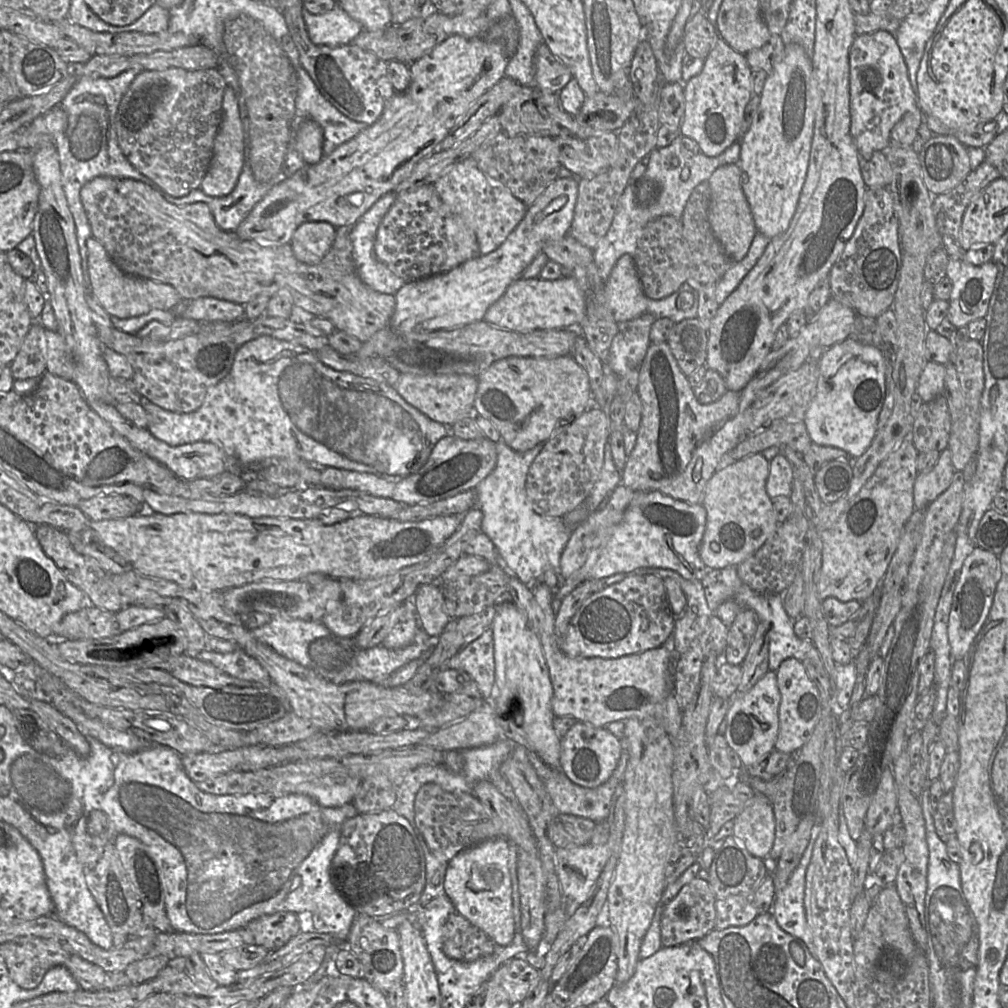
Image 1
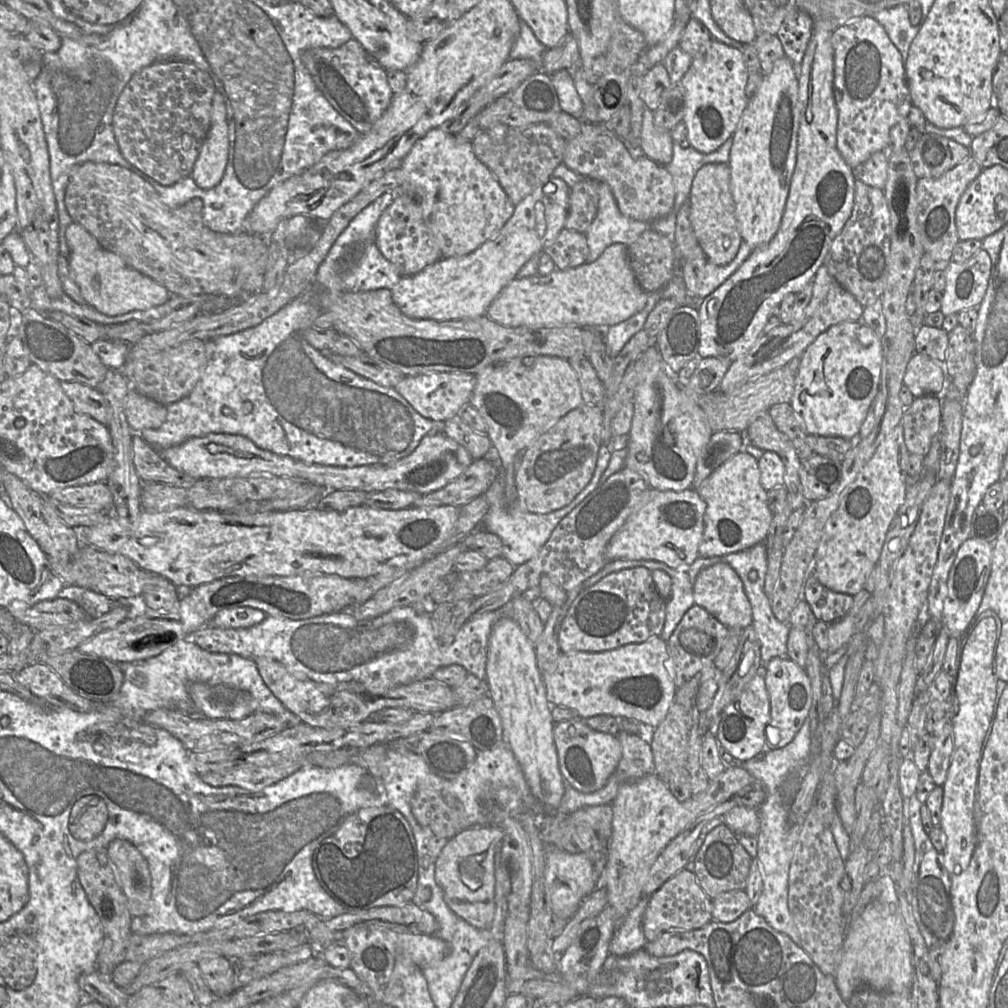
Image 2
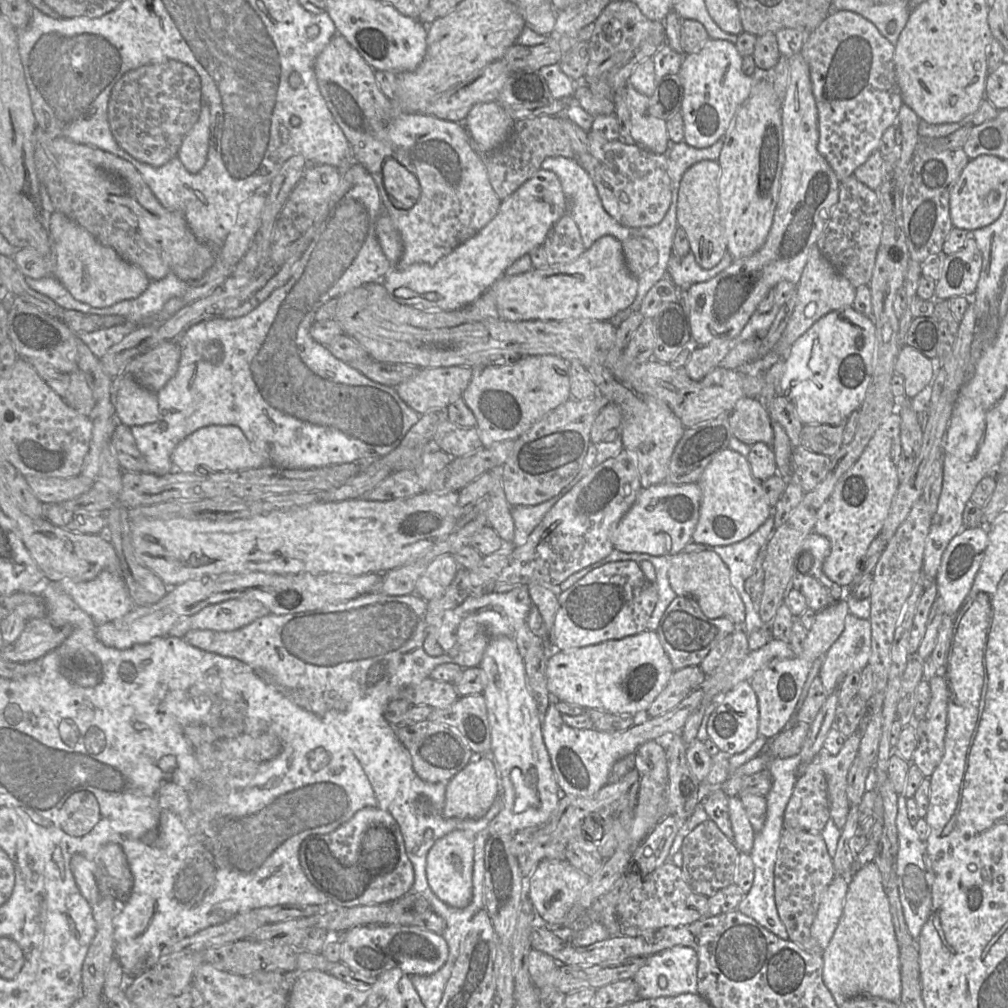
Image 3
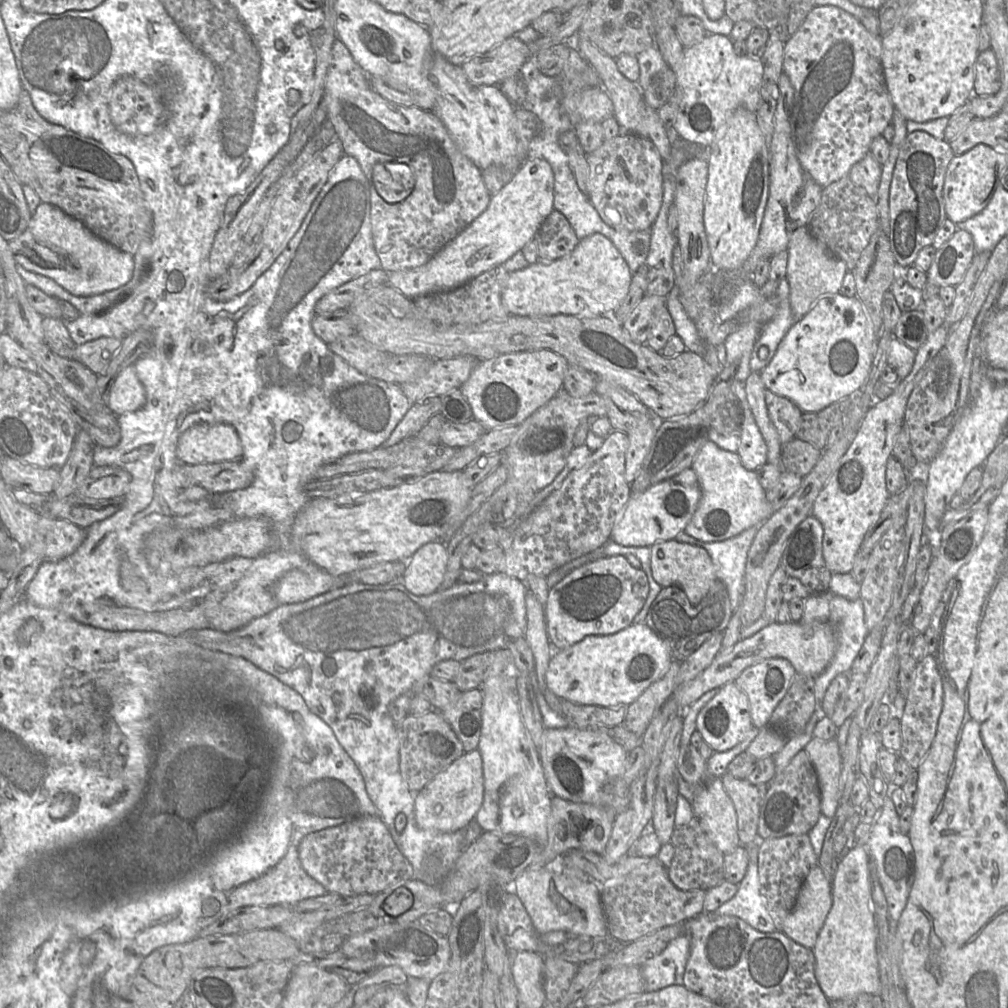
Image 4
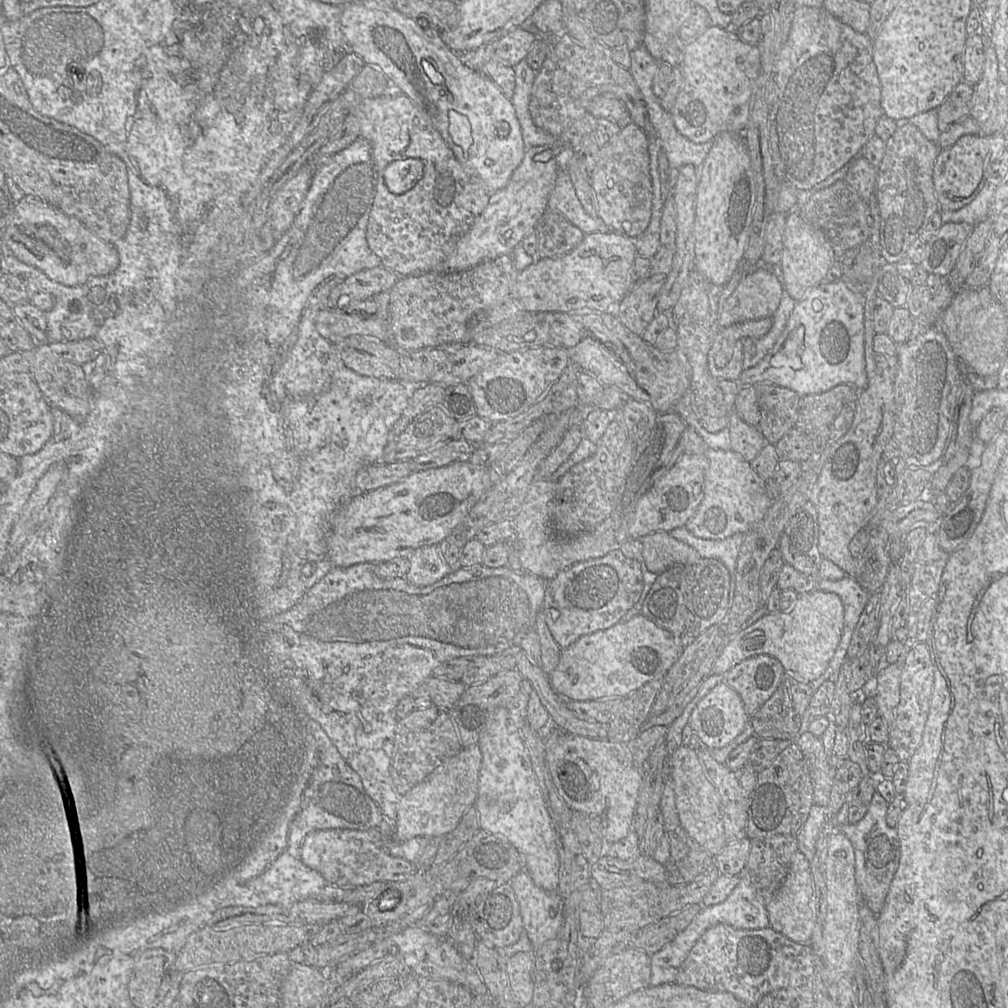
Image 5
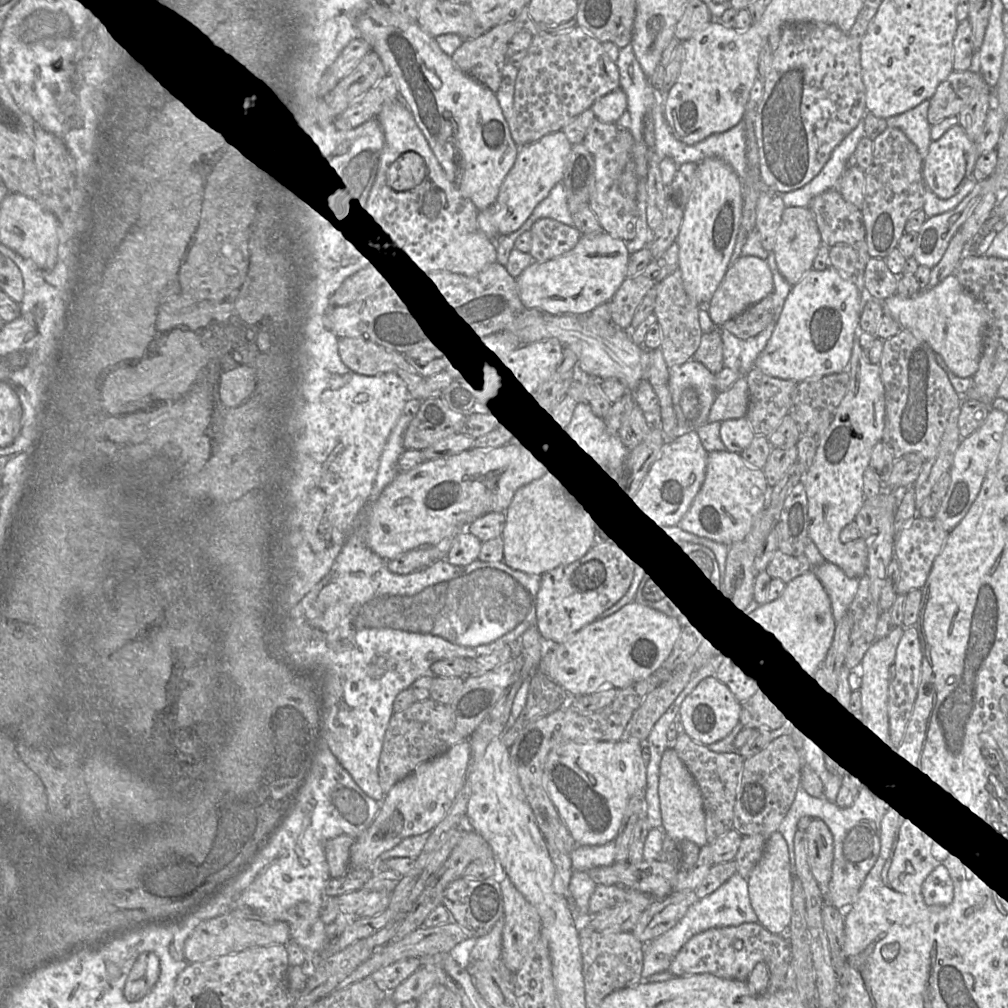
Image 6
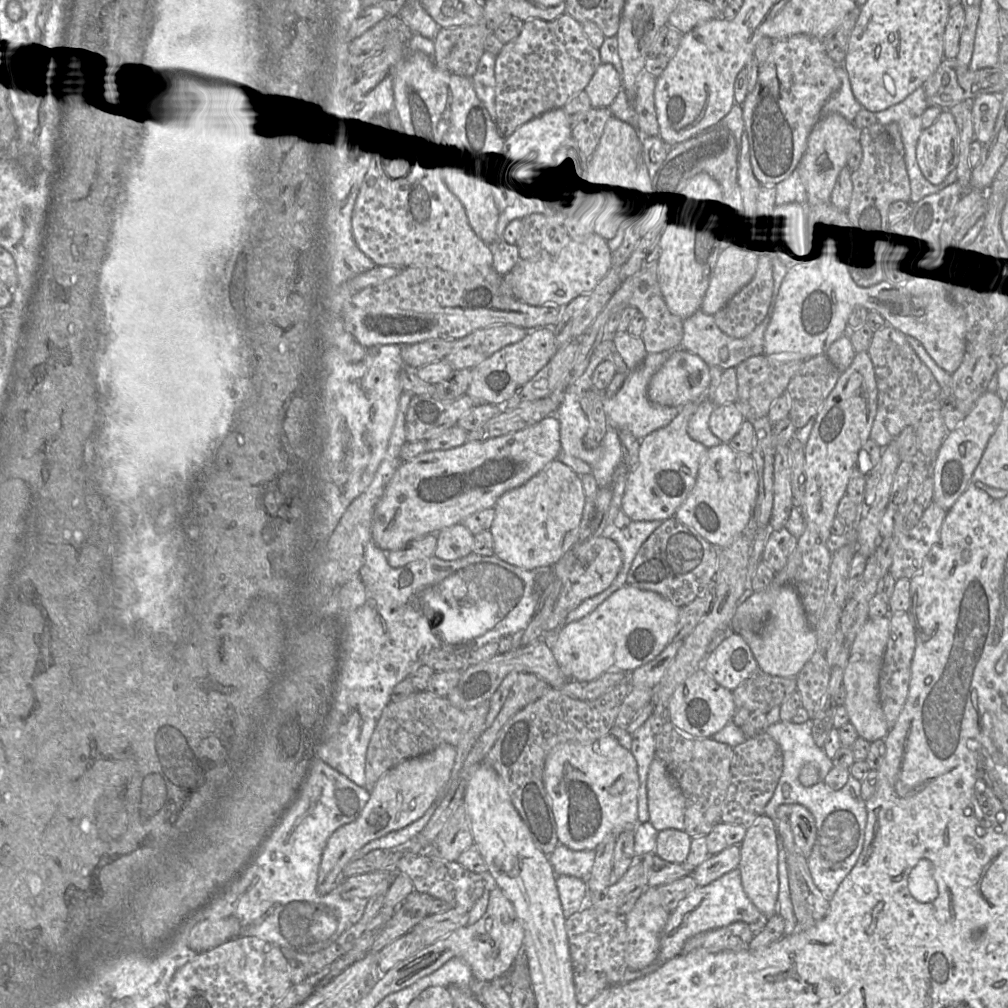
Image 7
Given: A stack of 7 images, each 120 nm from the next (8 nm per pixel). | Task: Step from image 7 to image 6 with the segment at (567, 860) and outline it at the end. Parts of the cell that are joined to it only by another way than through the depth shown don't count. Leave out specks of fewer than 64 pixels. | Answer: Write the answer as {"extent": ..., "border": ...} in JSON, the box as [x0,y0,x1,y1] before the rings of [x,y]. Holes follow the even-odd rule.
{"extent":[570,842,616,871],"border":[[[614,842],[603,845],[576,846],[570,852],[572,867],[575,871],[589,871],[600,866],[616,863]]]}

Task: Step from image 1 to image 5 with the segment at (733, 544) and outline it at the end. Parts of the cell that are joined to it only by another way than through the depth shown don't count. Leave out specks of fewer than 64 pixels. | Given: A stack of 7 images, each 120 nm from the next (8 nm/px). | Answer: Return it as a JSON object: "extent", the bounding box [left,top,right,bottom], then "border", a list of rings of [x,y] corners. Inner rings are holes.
{"extent":[670,427,772,539],"border":[[[686,427],[682,433],[670,462],[677,461],[684,453],[702,455],[708,461],[703,499],[684,525],[689,532],[702,539],[724,539],[737,533],[745,534],[762,520],[772,503],[767,494],[766,481],[740,454],[731,449],[709,447],[691,427]]]}

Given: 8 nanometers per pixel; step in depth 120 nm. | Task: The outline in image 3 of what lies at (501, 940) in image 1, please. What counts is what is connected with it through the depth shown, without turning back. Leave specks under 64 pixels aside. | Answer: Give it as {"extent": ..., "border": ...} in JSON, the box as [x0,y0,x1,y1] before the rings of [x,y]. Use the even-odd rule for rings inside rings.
{"extent":[426,831,475,908],"border":[[[453,831],[437,839],[427,854],[426,876],[432,892],[455,908],[465,908],[472,900],[475,836],[471,831]]]}

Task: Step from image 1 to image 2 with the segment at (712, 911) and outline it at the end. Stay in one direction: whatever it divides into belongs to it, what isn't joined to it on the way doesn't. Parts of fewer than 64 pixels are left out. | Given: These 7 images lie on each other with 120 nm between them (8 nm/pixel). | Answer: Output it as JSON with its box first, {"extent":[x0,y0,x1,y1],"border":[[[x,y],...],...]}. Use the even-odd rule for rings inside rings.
{"extent":[642,868,713,941],"border":[[[684,868],[664,881],[651,896],[642,919],[644,936],[647,941],[652,941],[666,931],[701,928],[713,921],[712,908],[713,899],[705,893],[695,873]]]}

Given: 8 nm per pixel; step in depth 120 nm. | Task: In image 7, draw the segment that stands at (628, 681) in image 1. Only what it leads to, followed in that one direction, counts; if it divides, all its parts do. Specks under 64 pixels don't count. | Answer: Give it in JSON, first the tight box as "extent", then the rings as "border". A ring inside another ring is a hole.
{"extent":[551,584,679,683],"border":[[[626,584],[587,616],[559,628],[558,640],[551,650],[568,680],[585,683],[606,672],[630,673],[656,658],[671,642],[677,632],[679,611],[679,607],[656,592],[640,590]]]}

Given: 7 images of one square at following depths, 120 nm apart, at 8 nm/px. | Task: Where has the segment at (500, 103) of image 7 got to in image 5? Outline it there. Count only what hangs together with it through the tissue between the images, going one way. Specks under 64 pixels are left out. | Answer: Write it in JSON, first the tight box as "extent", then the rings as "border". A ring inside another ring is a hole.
{"extent":[529,33,656,139],"border":[[[568,33],[542,35],[547,47],[546,58],[537,71],[529,104],[533,123],[545,132],[561,137],[564,130],[587,113],[590,101],[599,95],[613,95],[625,103],[632,122],[647,135],[656,139],[645,102],[630,70],[617,64],[611,49],[595,41],[592,49],[579,46]]]}

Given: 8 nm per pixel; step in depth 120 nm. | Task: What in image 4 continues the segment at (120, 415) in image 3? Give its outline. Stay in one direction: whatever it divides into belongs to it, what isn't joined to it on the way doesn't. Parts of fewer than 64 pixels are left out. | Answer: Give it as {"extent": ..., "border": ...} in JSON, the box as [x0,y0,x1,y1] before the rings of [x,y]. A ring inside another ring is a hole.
{"extent":[108,366,146,416],"border":[[[133,366],[125,368],[113,383],[108,407],[117,416],[141,409],[146,402],[145,389]]]}

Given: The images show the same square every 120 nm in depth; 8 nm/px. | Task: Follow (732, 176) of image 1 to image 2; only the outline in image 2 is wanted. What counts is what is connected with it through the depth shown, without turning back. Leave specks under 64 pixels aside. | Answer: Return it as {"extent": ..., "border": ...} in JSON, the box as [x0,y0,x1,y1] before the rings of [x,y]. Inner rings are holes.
{"extent":[689,163,743,266],"border":[[[727,163],[703,165],[695,174],[689,193],[689,219],[707,261],[717,266],[729,264],[743,242],[737,228],[735,205],[730,190],[730,168]]]}

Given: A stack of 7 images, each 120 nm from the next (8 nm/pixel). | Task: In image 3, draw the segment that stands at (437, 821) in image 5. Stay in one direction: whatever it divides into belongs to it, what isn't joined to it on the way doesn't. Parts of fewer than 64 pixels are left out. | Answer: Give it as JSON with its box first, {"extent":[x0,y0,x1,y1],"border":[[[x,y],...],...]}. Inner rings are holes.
{"extent":[441,757,499,819],"border":[[[491,757],[471,761],[447,782],[441,815],[446,818],[476,819],[499,797],[496,768]]]}

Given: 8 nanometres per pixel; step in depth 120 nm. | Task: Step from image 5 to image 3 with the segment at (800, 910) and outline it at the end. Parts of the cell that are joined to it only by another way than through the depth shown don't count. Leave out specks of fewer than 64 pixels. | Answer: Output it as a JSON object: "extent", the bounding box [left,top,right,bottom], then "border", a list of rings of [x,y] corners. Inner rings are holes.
{"extent":[811,875,848,949],"border":[[[835,875],[821,898],[811,926],[811,935],[823,949],[831,941],[843,913],[848,884],[847,879]]]}

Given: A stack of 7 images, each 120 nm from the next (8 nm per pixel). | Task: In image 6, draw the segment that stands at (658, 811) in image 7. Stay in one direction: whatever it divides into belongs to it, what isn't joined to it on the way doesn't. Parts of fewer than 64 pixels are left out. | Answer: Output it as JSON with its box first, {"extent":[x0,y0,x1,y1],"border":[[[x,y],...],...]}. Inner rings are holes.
{"extent":[658,748,709,848],"border":[[[673,748],[662,756],[659,768],[658,794],[662,816],[662,830],[673,839],[689,840],[699,848],[709,844],[706,836],[705,812],[701,791],[694,777]]]}

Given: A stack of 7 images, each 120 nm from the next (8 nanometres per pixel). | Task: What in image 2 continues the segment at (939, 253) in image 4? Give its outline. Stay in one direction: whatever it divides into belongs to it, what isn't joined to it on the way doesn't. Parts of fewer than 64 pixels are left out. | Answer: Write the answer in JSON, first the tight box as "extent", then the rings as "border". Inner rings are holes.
{"extent":[936,248,991,316],"border":[[[980,248],[970,259],[957,263],[937,262],[936,270],[944,269],[945,288],[940,311],[944,316],[966,309],[977,309],[987,289],[991,270],[988,253]]]}

